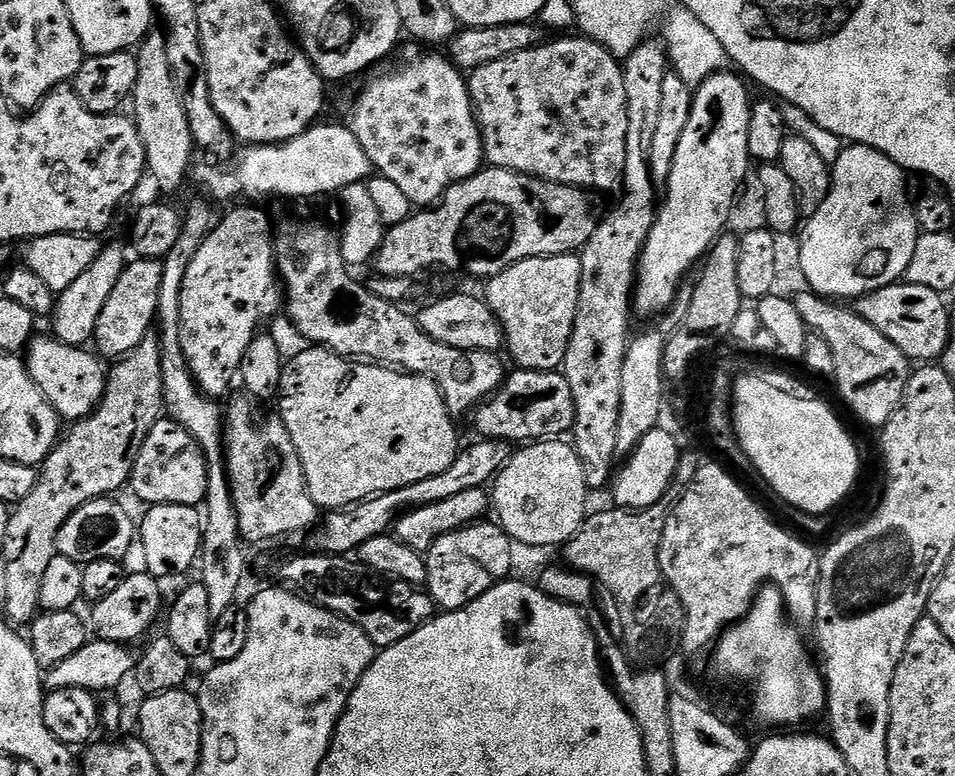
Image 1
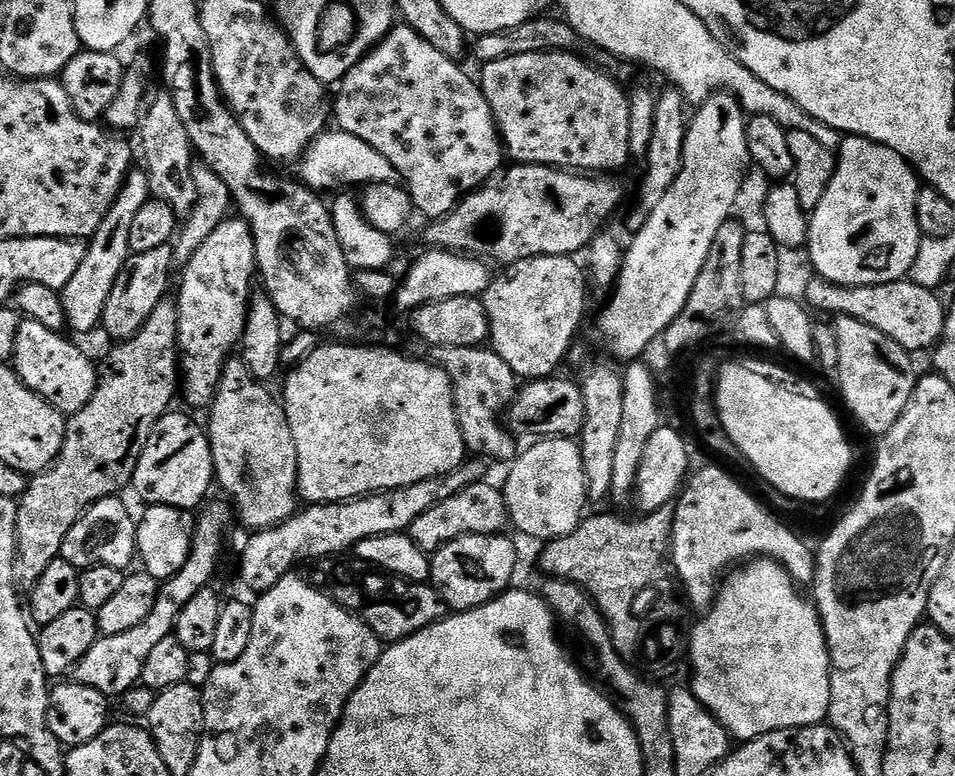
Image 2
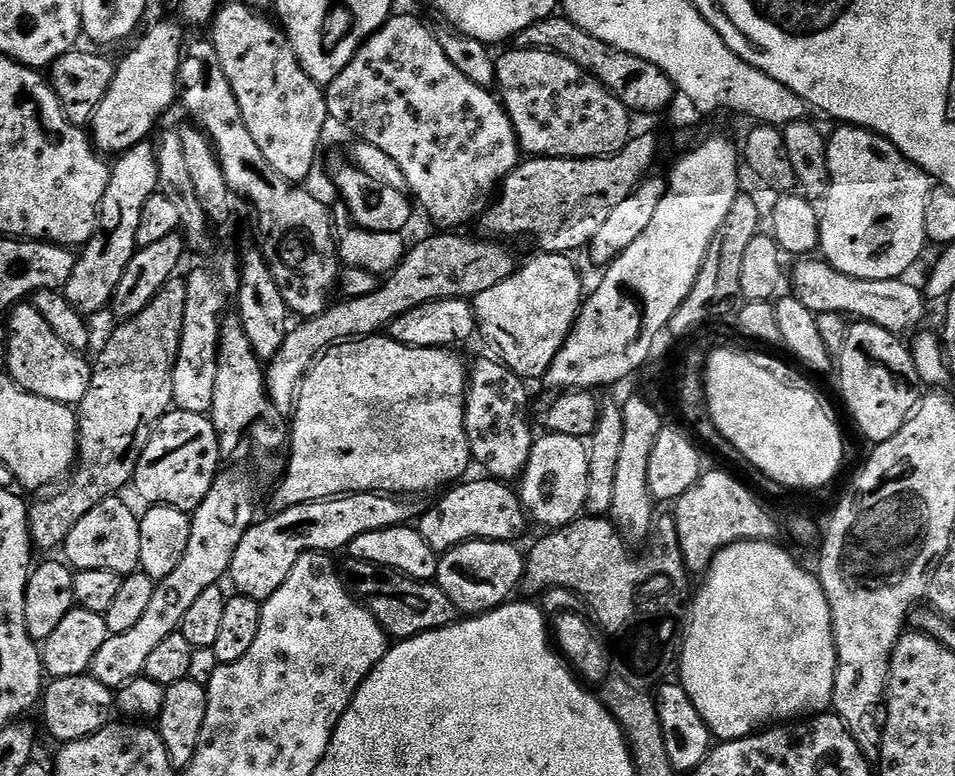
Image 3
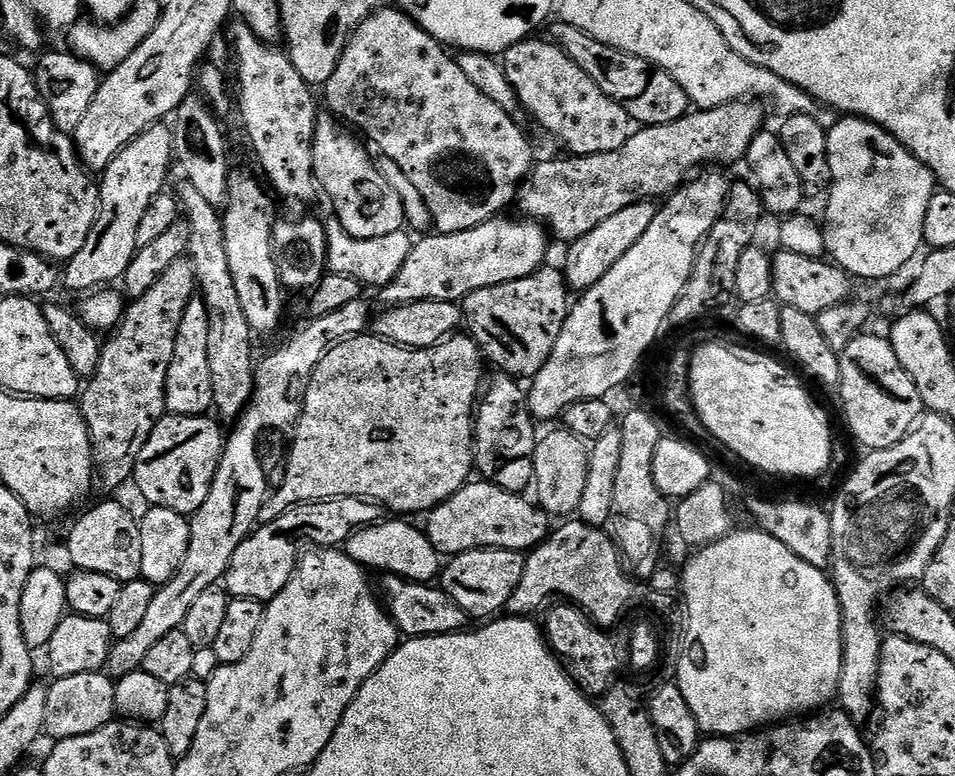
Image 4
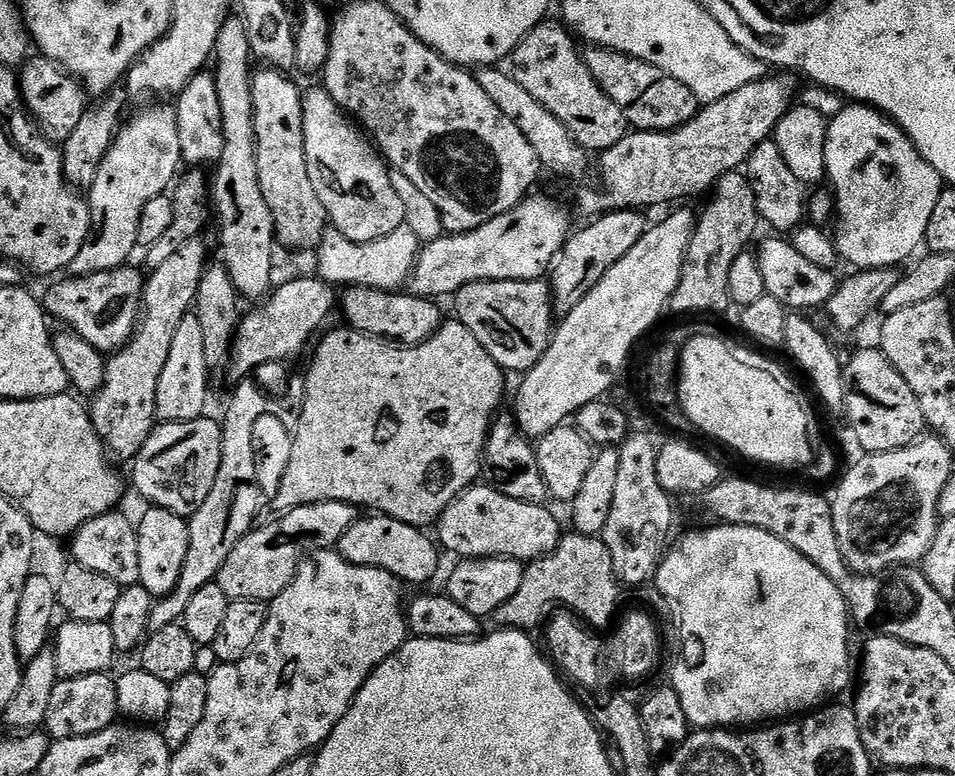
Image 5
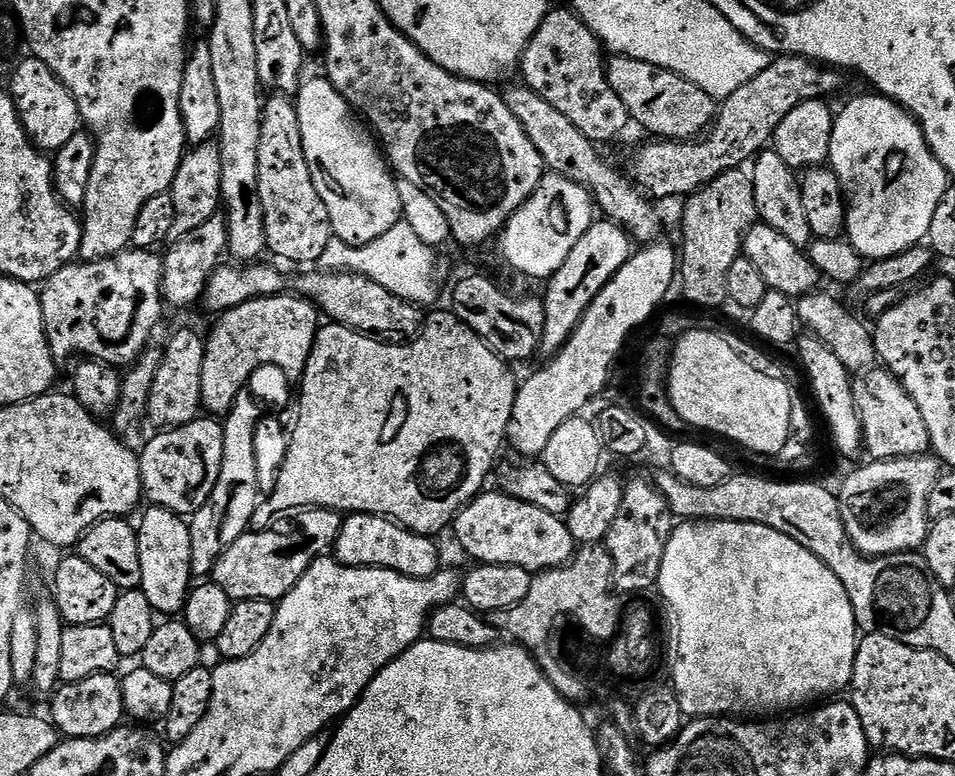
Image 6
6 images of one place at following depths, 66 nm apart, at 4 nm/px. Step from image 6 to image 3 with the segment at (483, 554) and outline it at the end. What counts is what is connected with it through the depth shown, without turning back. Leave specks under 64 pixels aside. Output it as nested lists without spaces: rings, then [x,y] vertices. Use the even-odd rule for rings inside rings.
[[[465,479],[449,487],[443,493],[445,496],[433,508],[423,509],[418,520],[418,530],[426,546],[433,548],[437,554],[449,552],[454,546],[465,544],[467,540],[519,541],[519,536],[524,532],[524,520],[526,521],[519,495],[513,489],[511,492],[508,489],[511,487],[505,481],[483,479]]]

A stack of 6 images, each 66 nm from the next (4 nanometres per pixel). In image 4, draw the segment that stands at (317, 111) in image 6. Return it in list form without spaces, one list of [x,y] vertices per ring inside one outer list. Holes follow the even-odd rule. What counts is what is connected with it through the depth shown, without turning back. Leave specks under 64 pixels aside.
[[[321,135],[317,139],[312,149],[315,183],[318,188],[320,184],[321,190],[328,195],[336,211],[335,219],[355,240],[382,238],[386,234],[401,231],[406,221],[398,194],[394,194],[390,182],[382,178],[377,161],[368,157],[369,149],[355,135],[352,136]]]

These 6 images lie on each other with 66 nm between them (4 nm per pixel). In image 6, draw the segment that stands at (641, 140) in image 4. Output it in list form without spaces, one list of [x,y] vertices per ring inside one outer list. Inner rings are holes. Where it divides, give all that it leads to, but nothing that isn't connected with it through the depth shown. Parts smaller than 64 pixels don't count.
[[[777,55],[766,66],[766,70],[758,74],[758,78],[750,78],[750,82],[734,90],[730,98],[719,101],[716,119],[706,134],[695,140],[657,139],[652,142],[656,144],[638,149],[632,160],[631,179],[637,188],[657,201],[667,196],[687,198],[718,178],[718,174],[729,172],[732,168],[743,169],[771,145],[772,135],[778,130],[778,122],[782,122],[782,118],[786,118],[794,106],[807,100],[831,97],[831,92],[840,88],[840,76],[837,69],[821,66],[805,56]]]

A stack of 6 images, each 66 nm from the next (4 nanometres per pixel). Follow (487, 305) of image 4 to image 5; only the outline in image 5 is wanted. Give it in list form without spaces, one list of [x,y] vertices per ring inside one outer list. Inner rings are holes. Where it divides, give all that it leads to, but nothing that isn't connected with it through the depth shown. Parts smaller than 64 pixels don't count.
[[[543,279],[470,282],[456,292],[454,303],[455,319],[486,346],[486,354],[505,373],[527,374],[546,354],[554,331],[554,309],[551,287]]]

